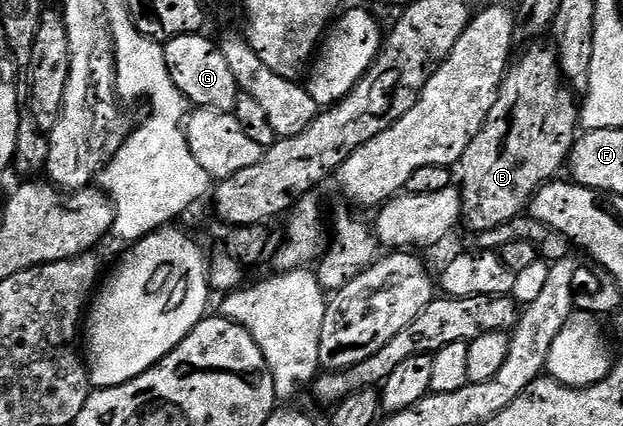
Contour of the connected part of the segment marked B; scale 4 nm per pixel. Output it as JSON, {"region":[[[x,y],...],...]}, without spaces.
{"region":[[[542,43],[533,44],[536,46],[534,46],[533,49],[526,50],[525,53],[521,55],[520,62],[518,62],[519,61],[519,57],[518,57],[518,60],[515,62],[515,64],[513,64],[511,68],[509,68],[508,72],[505,73],[504,82],[502,83],[502,87],[500,88],[500,94],[498,95],[498,99],[494,103],[494,107],[490,107],[490,115],[486,119],[486,123],[478,131],[478,135],[474,135],[474,139],[470,143],[470,147],[466,147],[466,151],[464,152],[464,158],[462,158],[460,162],[458,162],[459,168],[462,168],[462,177],[463,177],[462,183],[460,183],[461,197],[463,199],[463,211],[461,213],[462,223],[464,227],[467,226],[471,230],[470,231],[471,234],[475,235],[475,234],[481,233],[482,231],[493,230],[494,227],[498,227],[499,225],[501,225],[502,223],[506,223],[510,219],[514,219],[515,217],[521,216],[521,214],[523,214],[525,210],[527,210],[529,206],[531,206],[532,197],[535,196],[535,194],[539,191],[539,189],[543,185],[553,180],[553,178],[555,178],[557,174],[559,174],[556,172],[558,172],[559,169],[563,167],[563,165],[565,168],[566,162],[572,156],[572,146],[576,144],[576,138],[578,136],[578,126],[580,125],[580,109],[578,108],[578,101],[577,101],[577,98],[576,98],[576,101],[574,98],[572,98],[572,96],[574,96],[573,90],[569,88],[569,86],[566,84],[564,80],[564,74],[560,72],[560,59],[559,57],[556,56],[555,48],[553,48],[551,44],[548,44],[548,45],[538,45],[538,44],[542,44]]]}

